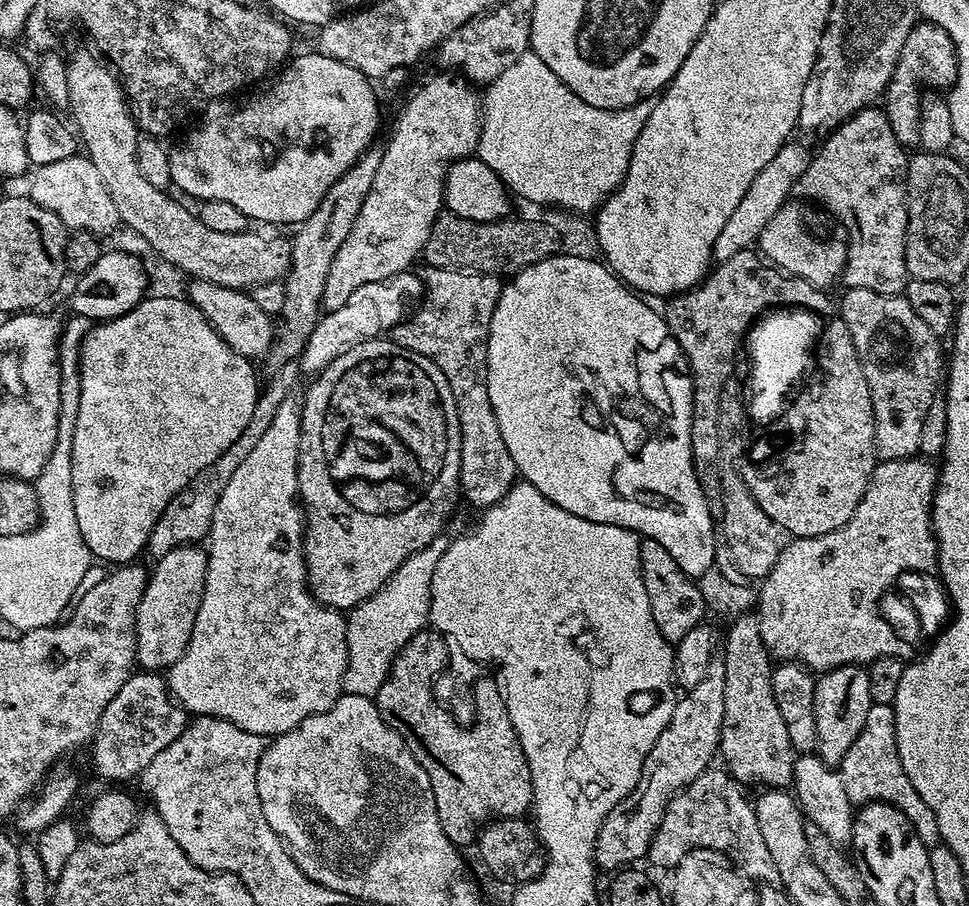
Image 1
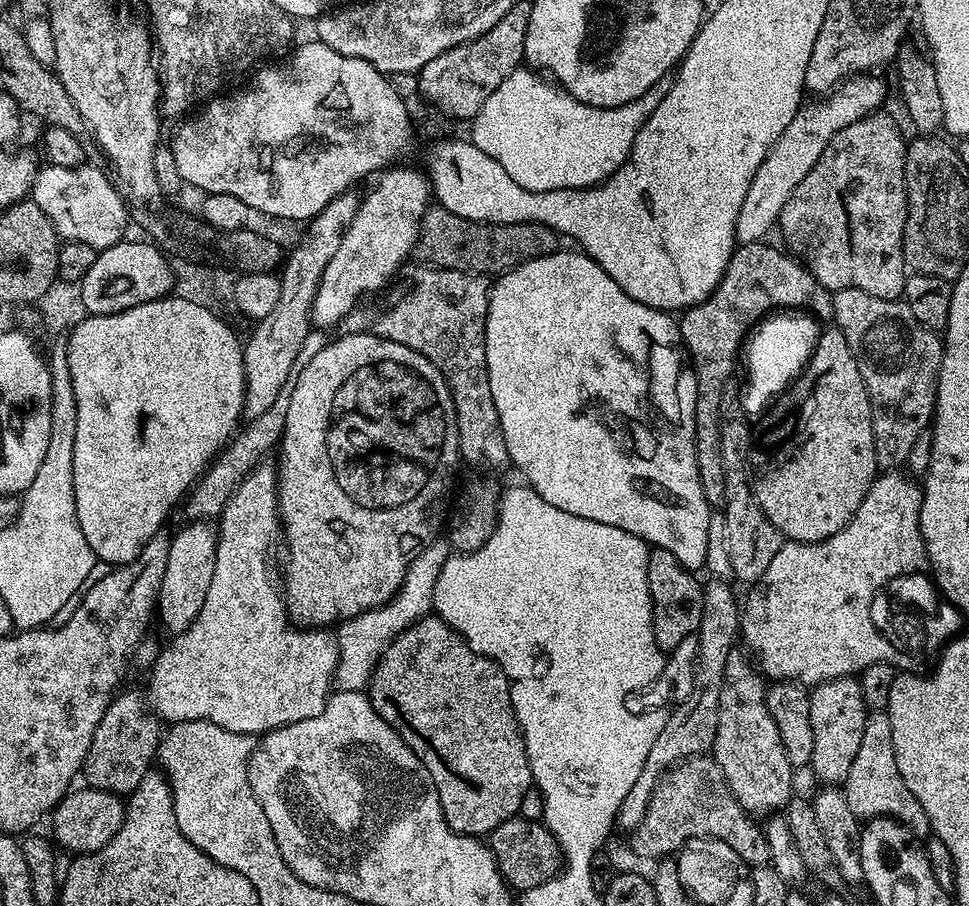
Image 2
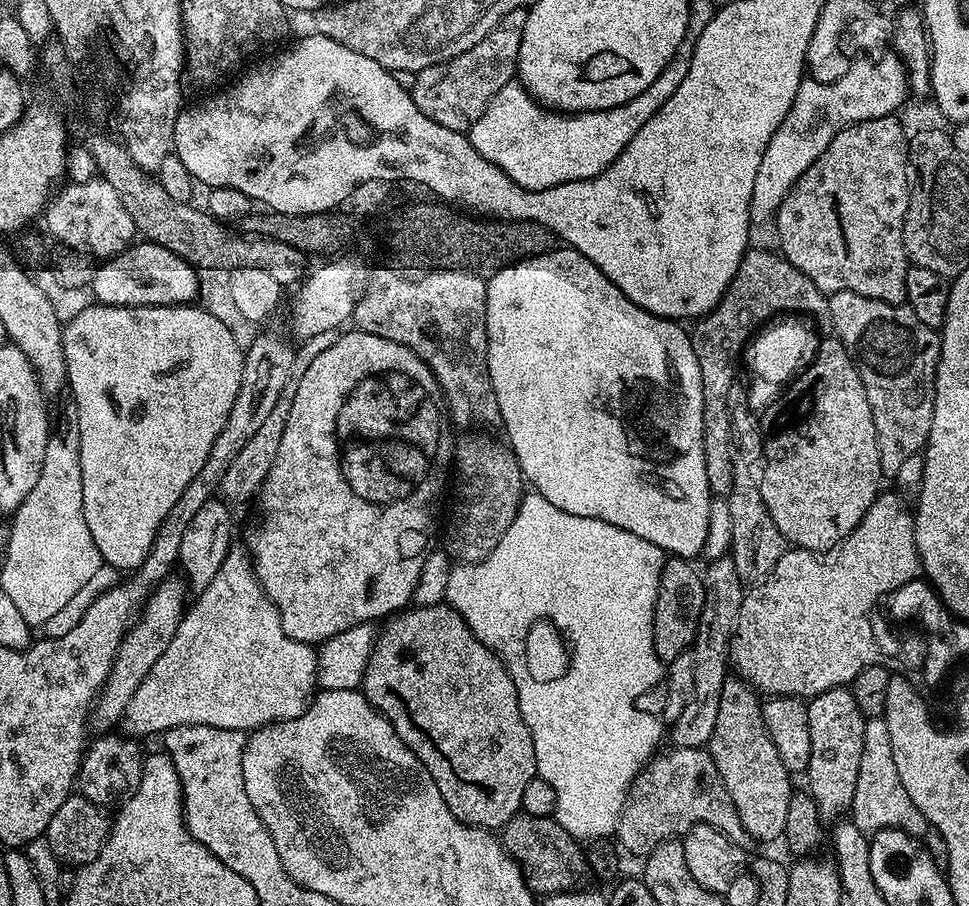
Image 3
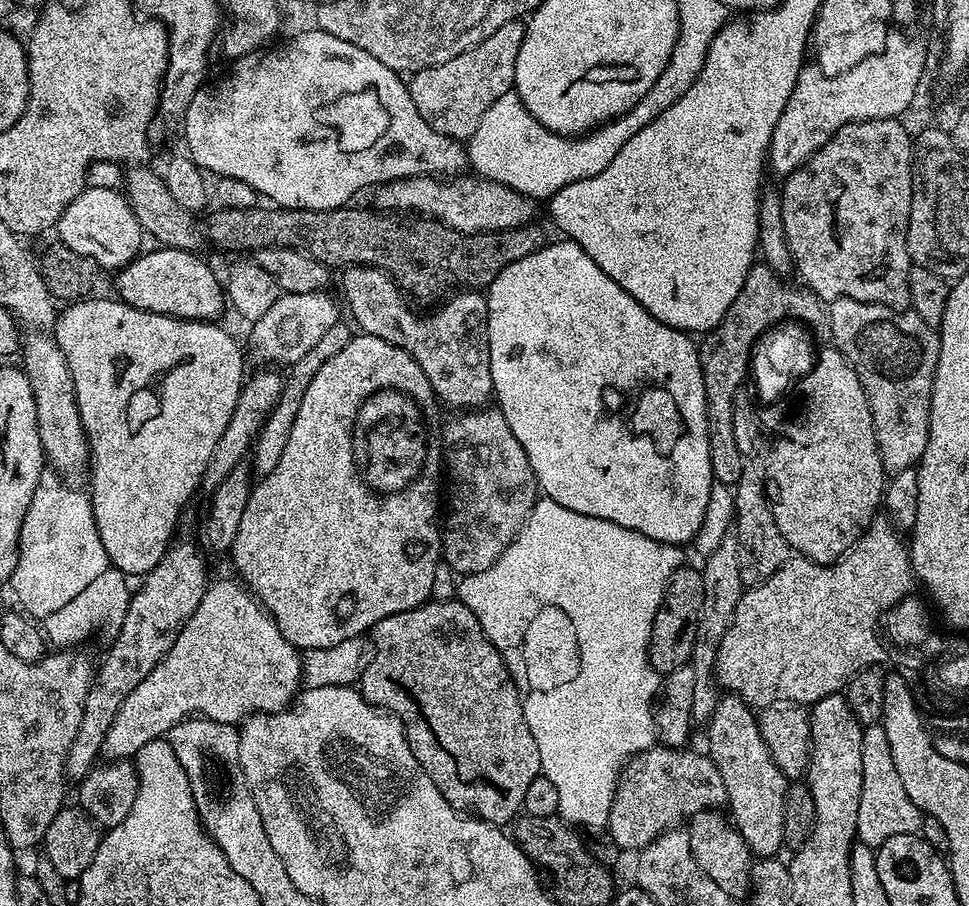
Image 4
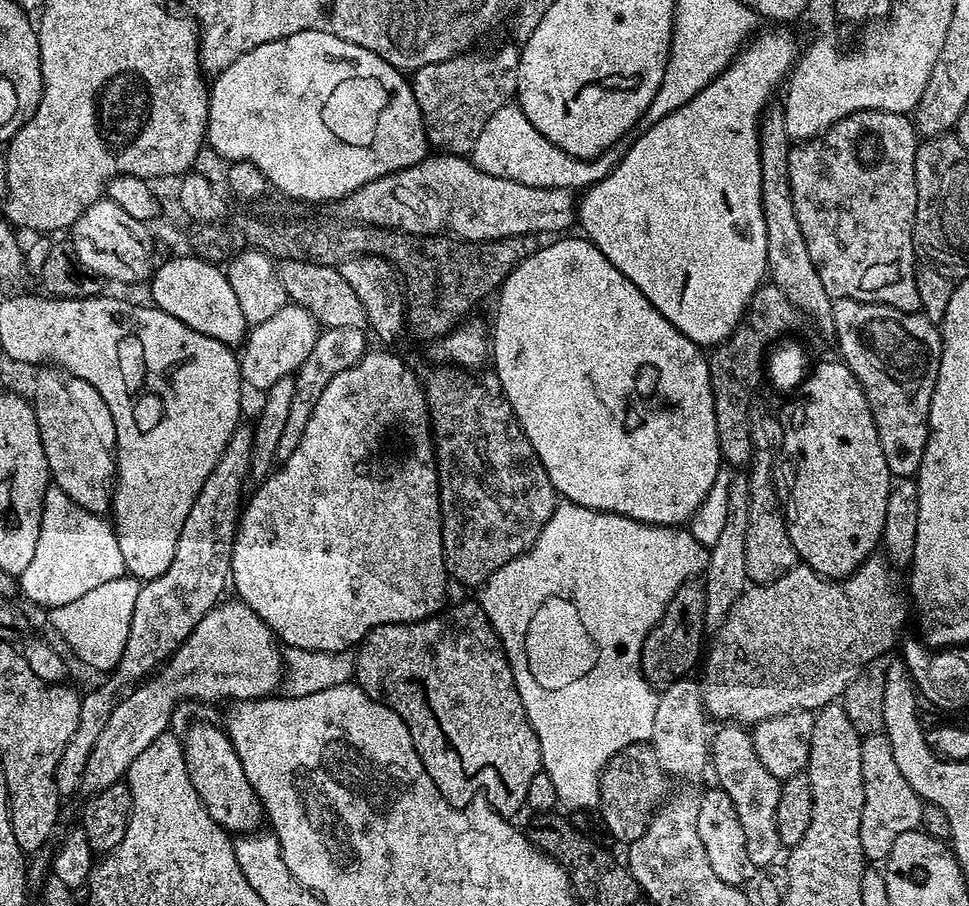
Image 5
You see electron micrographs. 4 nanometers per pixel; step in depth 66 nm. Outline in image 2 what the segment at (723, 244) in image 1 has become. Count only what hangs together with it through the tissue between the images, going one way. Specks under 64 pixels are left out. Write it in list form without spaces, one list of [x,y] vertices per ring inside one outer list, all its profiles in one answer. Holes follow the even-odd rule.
[[[844,90],[833,91],[825,99],[829,99],[825,104],[801,103],[795,118],[790,122],[790,126],[786,126],[786,130],[782,130],[782,134],[778,134],[778,142],[774,142],[774,146],[770,146],[762,166],[758,166],[758,170],[754,174],[754,182],[750,182],[750,190],[746,190],[746,198],[742,202],[742,210],[738,214],[738,222],[736,223],[737,245],[749,244],[755,240],[763,241],[767,237],[764,235],[771,228],[775,229],[779,225],[782,206],[786,206],[790,194],[794,194],[794,186],[798,186],[798,182],[802,182],[802,178],[806,178],[806,174],[810,174],[810,170],[814,170],[814,162],[818,162],[818,158],[822,158],[822,150],[826,150],[830,138],[834,138],[834,134],[840,128],[845,128],[850,122],[860,119],[861,116],[873,111],[879,105],[876,103],[879,102],[880,96],[876,92],[840,91]]]

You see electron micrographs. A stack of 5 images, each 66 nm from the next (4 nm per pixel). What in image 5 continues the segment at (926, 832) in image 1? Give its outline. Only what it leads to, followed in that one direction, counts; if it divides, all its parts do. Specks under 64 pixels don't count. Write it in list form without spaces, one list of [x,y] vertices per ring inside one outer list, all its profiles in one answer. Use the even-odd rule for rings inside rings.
[[[883,731],[867,733],[861,739],[862,782],[864,783],[864,801],[862,802],[862,850],[869,861],[887,860],[894,842],[902,838],[902,834],[915,832],[920,828],[920,819],[924,804],[920,795],[912,789],[910,782],[898,770],[898,762],[894,762],[894,754],[890,750],[890,738]]]

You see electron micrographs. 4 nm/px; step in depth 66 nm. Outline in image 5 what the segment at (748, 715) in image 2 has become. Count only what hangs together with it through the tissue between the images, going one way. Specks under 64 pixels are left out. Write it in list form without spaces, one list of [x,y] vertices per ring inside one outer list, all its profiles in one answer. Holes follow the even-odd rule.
[[[724,722],[712,736],[710,744],[710,768],[716,771],[715,783],[730,796],[737,810],[738,820],[746,834],[746,854],[752,866],[777,863],[782,845],[778,838],[776,815],[778,814],[778,794],[781,781],[762,766],[761,759],[754,750],[751,731],[735,722]]]

